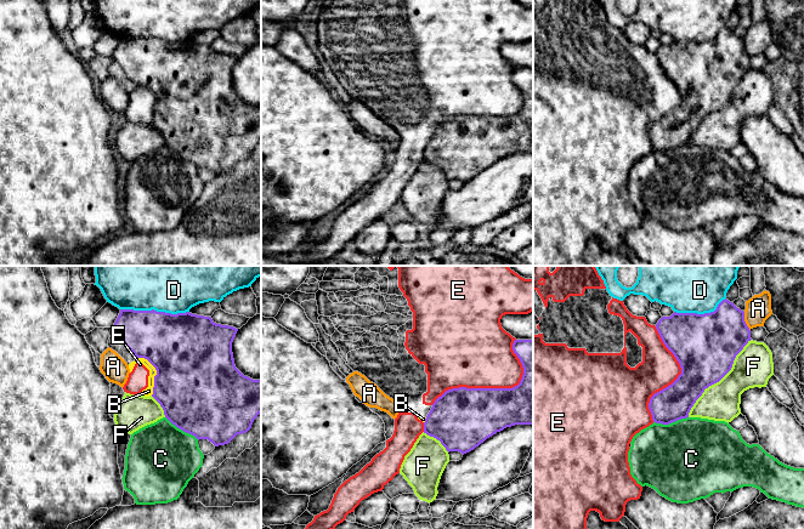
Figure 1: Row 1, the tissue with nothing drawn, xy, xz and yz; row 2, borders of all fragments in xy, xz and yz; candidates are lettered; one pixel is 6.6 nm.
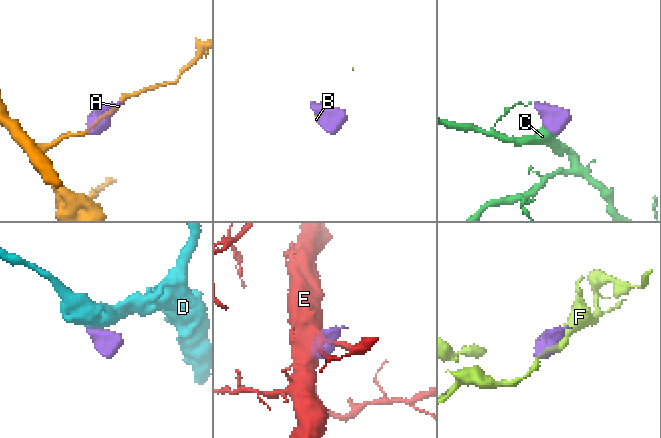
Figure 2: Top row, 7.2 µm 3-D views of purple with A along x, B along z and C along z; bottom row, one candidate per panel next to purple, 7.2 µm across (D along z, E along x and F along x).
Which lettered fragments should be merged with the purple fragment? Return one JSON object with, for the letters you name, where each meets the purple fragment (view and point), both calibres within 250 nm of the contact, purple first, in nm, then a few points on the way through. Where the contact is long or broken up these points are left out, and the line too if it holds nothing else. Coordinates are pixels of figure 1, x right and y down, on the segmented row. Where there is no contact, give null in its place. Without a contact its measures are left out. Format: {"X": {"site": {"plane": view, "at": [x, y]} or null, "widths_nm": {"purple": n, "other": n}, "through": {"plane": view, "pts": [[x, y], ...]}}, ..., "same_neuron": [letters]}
{"same_neuron": []}

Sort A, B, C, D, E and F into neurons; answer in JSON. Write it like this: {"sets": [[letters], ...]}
{"sets": [["A"], ["B", "E"], ["C"], ["D"], ["F"]]}

